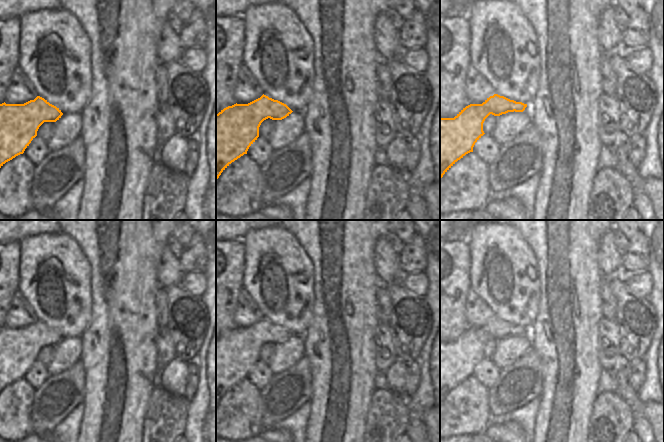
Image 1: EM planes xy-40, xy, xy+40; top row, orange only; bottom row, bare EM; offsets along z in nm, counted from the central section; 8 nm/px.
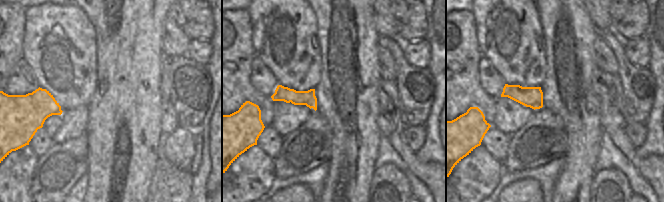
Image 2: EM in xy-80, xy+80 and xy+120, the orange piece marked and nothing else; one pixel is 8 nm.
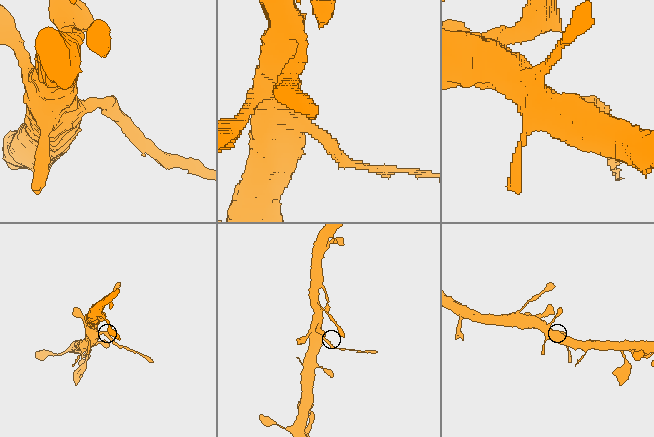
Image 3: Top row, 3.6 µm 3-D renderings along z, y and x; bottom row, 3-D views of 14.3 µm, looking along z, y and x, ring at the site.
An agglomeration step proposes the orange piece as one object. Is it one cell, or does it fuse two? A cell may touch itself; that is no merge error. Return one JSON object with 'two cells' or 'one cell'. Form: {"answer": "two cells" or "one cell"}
{"answer": "two cells"}

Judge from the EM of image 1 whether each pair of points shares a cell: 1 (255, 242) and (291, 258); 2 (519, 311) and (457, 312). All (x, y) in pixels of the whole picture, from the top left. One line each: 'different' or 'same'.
1: same
2: different

